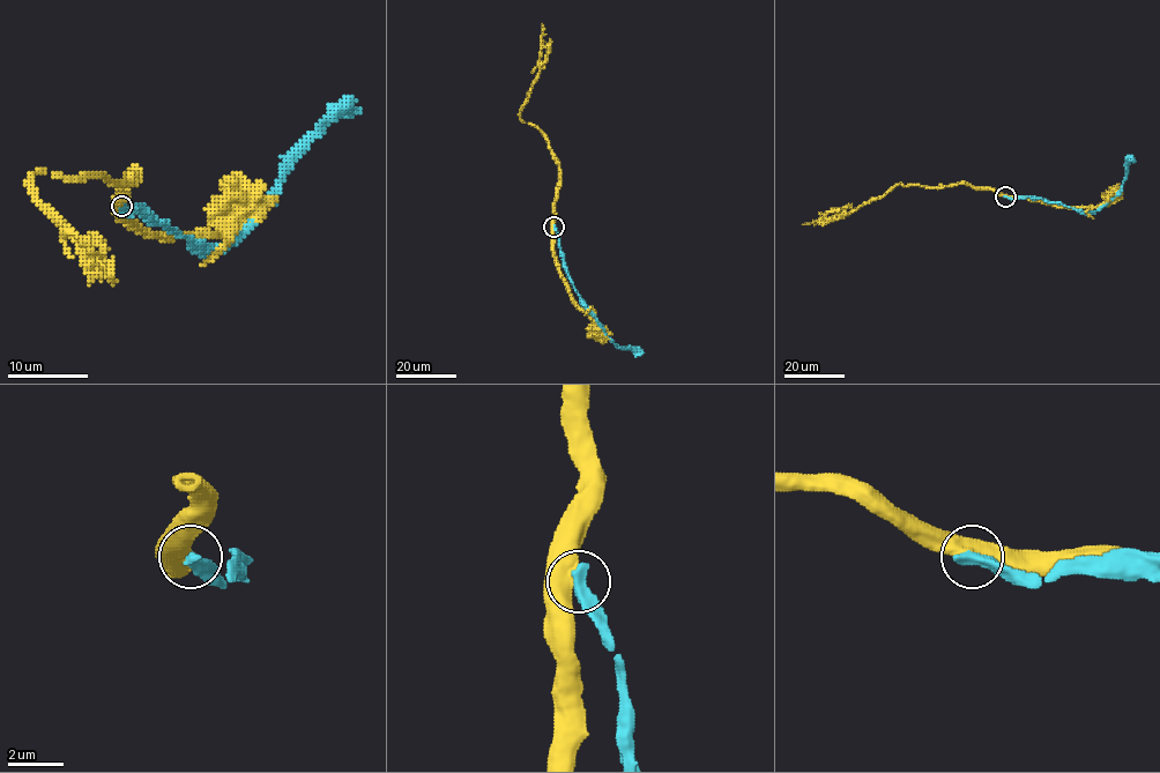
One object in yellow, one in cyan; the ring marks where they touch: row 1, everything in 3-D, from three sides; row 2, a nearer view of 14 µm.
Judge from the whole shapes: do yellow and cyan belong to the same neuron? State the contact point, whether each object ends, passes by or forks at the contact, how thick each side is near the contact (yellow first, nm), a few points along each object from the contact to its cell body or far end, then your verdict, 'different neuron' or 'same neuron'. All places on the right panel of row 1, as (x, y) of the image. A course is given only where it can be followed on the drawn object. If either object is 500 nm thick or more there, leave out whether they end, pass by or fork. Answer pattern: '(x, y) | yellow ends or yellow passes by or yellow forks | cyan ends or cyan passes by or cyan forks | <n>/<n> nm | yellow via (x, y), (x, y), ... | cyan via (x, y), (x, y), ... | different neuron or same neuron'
(1005, 197) | 500/480 nm | yellow via (1004, 197), (963, 183), (936, 187), (901, 184), (847, 214), (802, 224) | cyan via (1004, 197), (1034, 197), (1095, 212), (1121, 190), (1127, 161), (1132, 155) | different neuron

